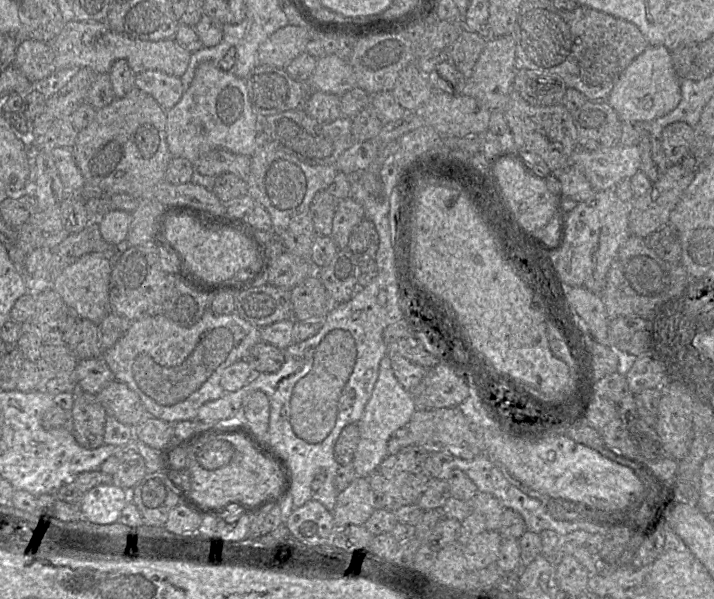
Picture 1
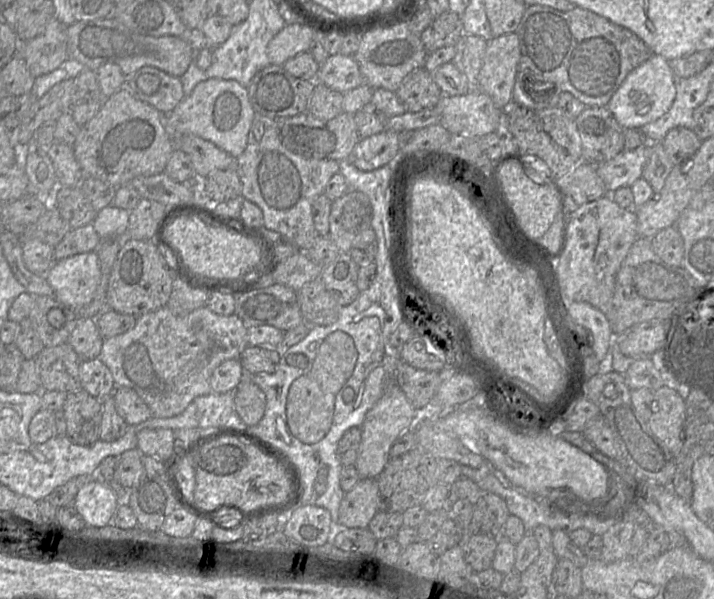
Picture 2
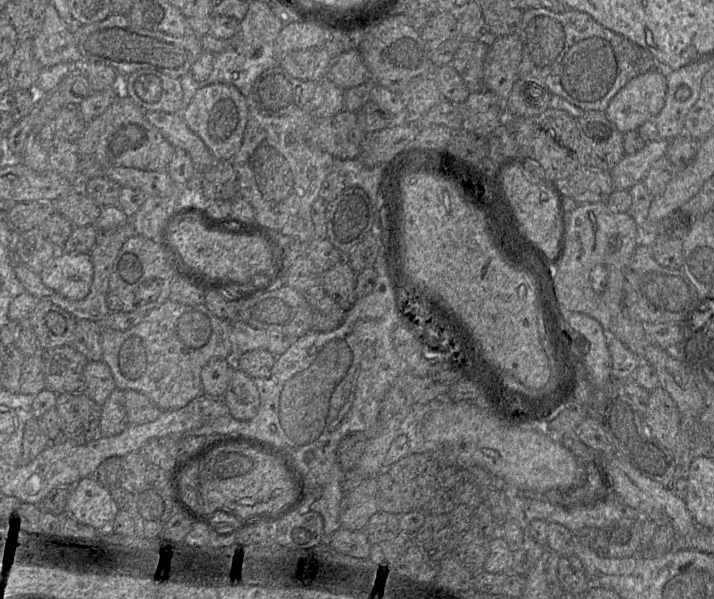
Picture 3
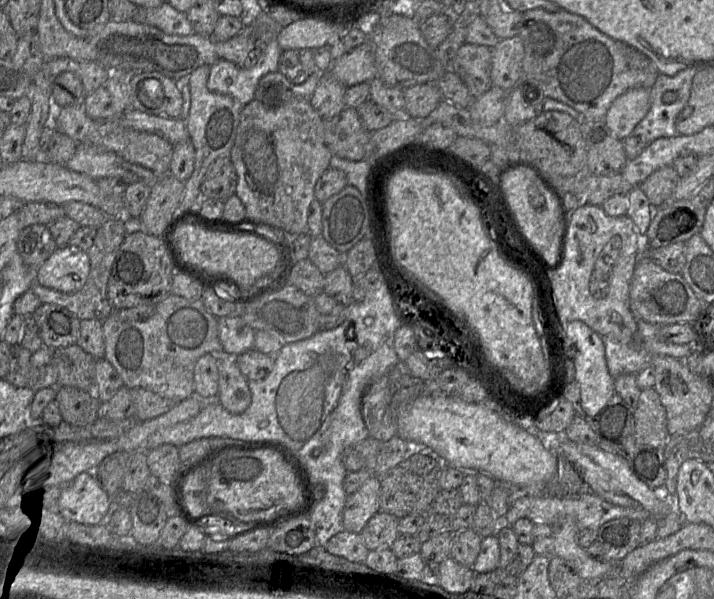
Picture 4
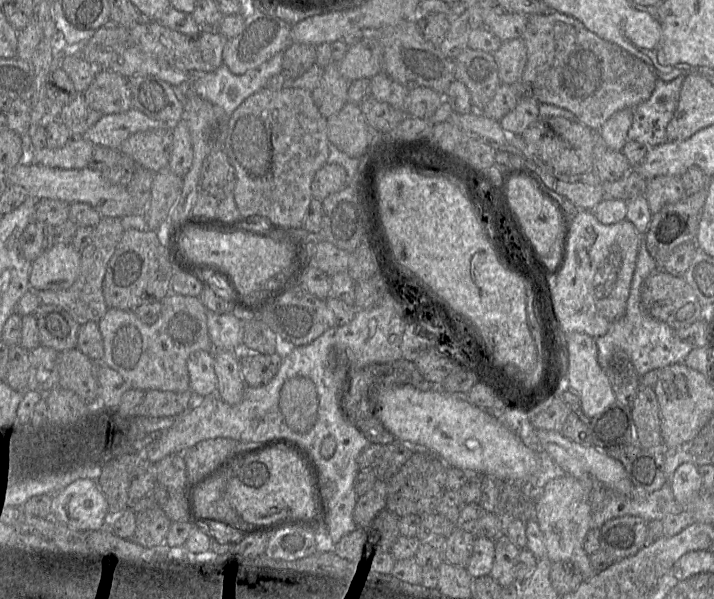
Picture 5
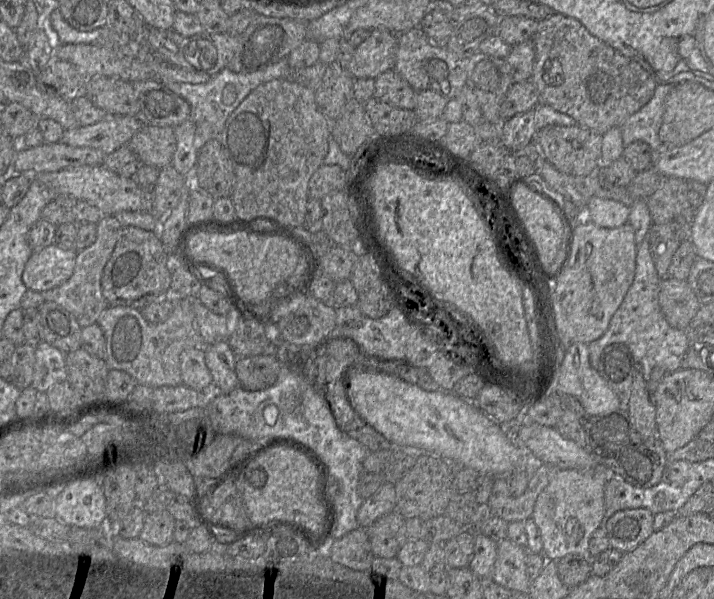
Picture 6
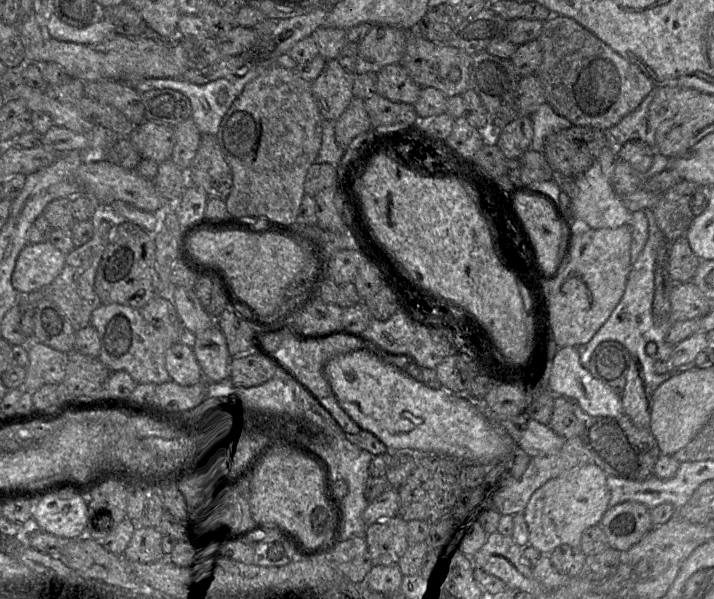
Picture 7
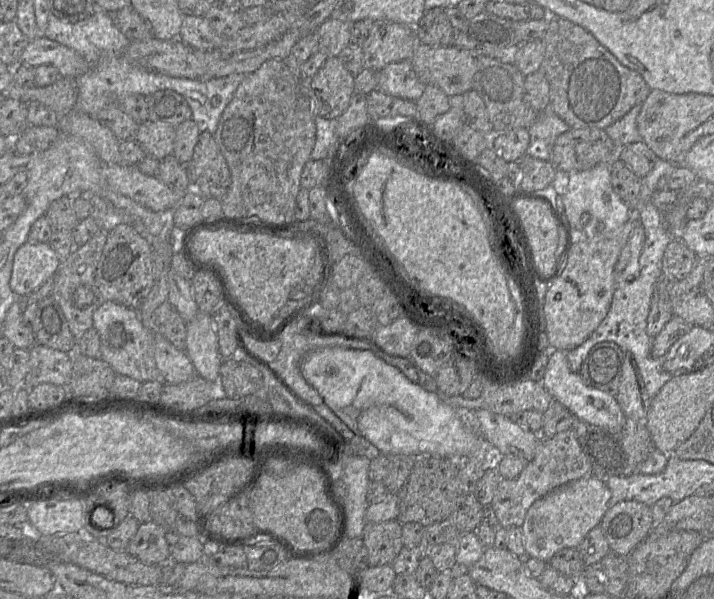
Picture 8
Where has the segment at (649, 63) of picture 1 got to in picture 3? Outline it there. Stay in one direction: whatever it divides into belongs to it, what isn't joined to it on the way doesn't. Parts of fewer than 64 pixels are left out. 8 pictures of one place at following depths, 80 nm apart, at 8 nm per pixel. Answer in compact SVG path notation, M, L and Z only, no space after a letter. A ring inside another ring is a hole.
M663 67L632 78L611 99L606 117L621 133L637 130L665 105L667 80Z

